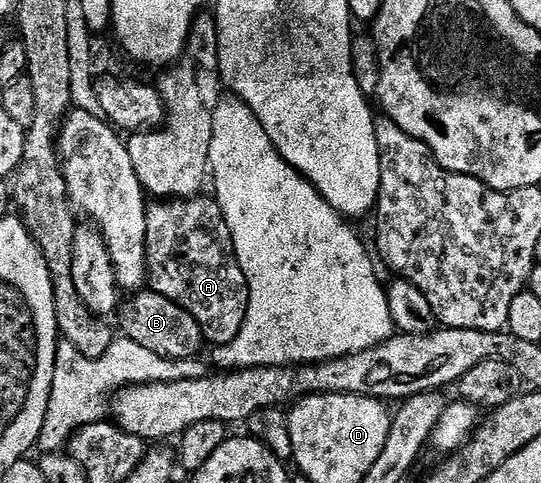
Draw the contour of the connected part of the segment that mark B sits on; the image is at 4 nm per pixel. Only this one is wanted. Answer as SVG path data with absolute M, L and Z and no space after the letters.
M150 288L141 289L129 298L132 299L123 303L118 314L124 329L121 330L123 337L166 358L195 358L200 354L200 346L205 345L204 333L198 328L198 320L194 320L186 308L174 304L174 300L166 300L166 296L156 294Z

